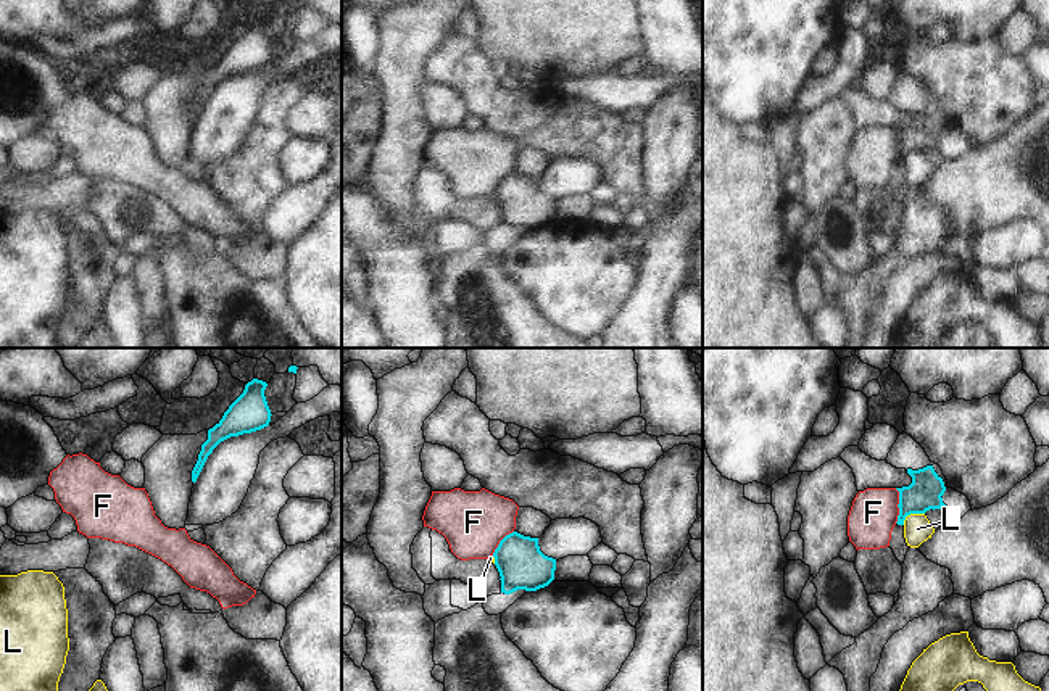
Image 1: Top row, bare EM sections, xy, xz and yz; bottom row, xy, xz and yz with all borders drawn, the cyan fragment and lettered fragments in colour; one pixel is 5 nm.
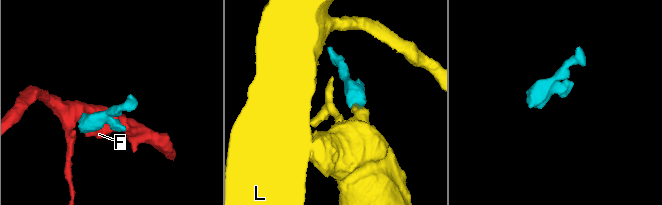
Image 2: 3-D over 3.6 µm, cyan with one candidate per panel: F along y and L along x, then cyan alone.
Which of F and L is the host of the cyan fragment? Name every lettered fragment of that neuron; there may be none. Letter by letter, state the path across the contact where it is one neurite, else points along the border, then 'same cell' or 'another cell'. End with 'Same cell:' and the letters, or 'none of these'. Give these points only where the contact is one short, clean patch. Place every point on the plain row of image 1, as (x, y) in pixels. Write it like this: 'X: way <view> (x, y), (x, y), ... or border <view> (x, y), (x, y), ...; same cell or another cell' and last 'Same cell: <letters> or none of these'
F: border yz (895, 128), (898, 131), (896, 161); another cell
L: border yz (924, 152), (911, 152), (903, 163); another cell
Same cell: none of these

